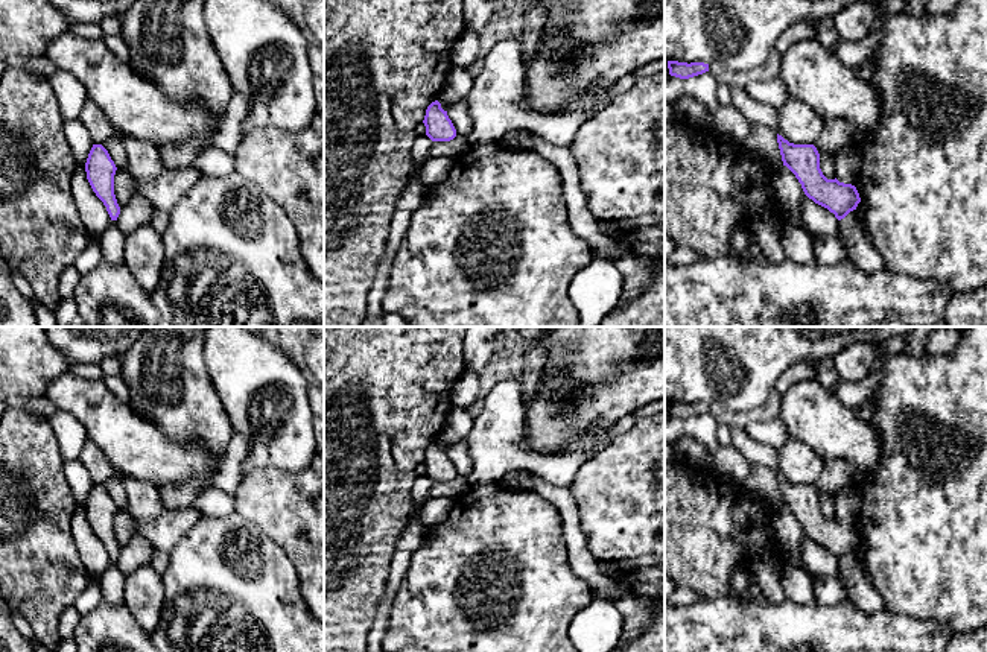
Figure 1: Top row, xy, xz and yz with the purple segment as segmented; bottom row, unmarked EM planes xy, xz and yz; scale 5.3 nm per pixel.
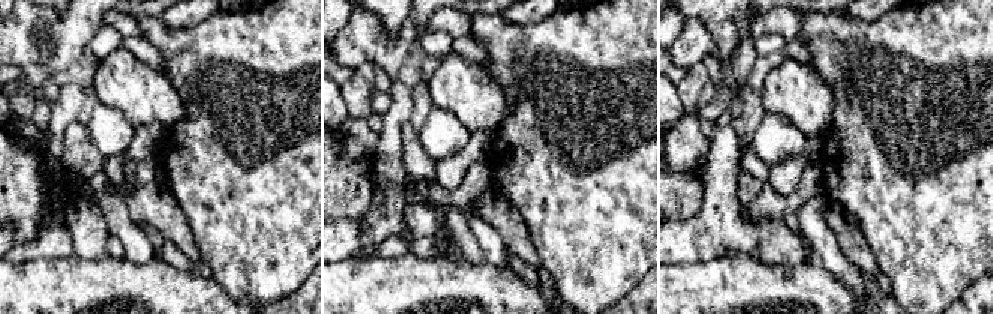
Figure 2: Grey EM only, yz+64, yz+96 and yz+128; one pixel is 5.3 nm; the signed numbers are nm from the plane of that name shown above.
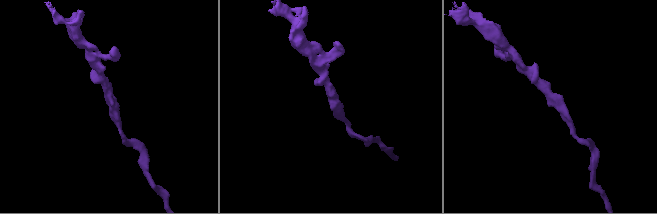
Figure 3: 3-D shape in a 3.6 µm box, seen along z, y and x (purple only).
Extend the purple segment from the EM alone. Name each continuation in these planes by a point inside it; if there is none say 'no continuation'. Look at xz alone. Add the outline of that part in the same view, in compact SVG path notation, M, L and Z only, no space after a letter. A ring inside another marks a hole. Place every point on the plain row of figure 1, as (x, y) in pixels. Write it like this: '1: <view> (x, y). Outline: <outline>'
no continuation

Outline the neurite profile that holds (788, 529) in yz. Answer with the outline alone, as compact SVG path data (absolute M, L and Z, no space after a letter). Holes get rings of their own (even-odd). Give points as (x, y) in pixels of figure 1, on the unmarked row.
M786 506L774 512L774 529L783 546L782 559L785 565L803 568L801 540L805 532L795 515Z

